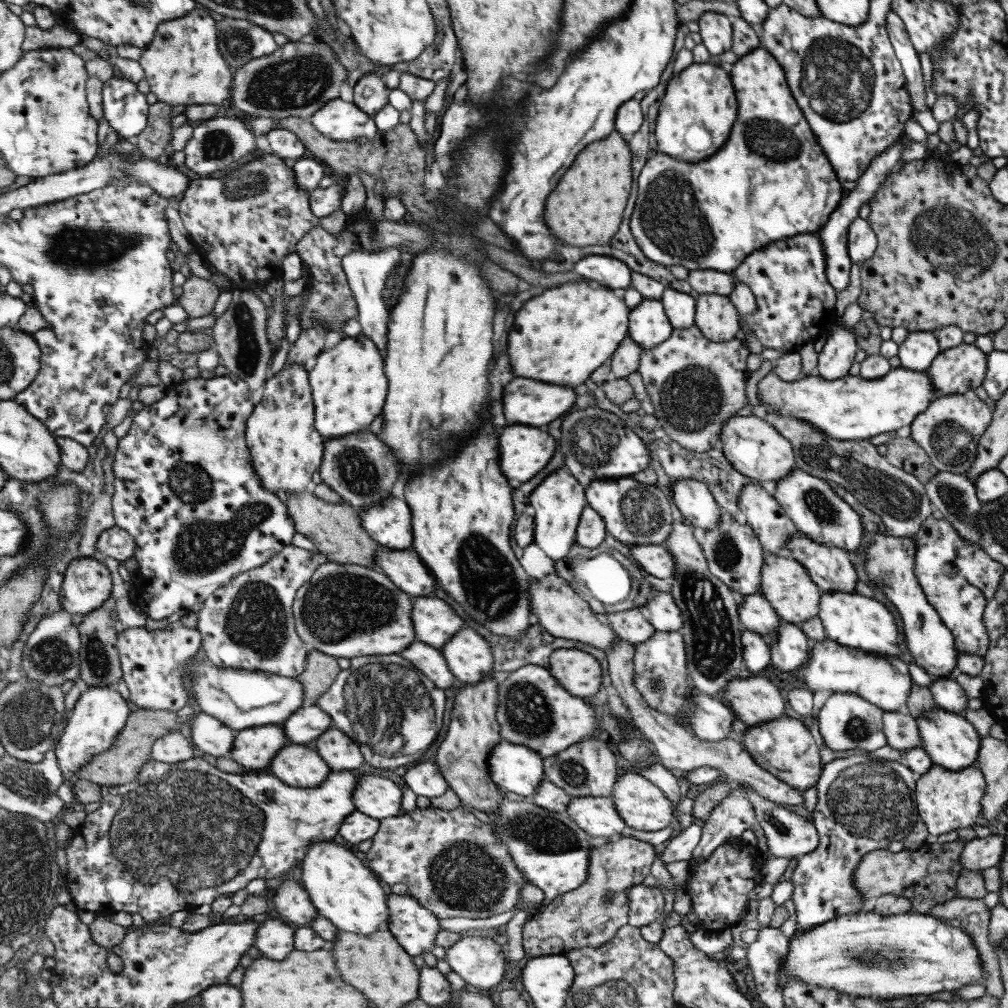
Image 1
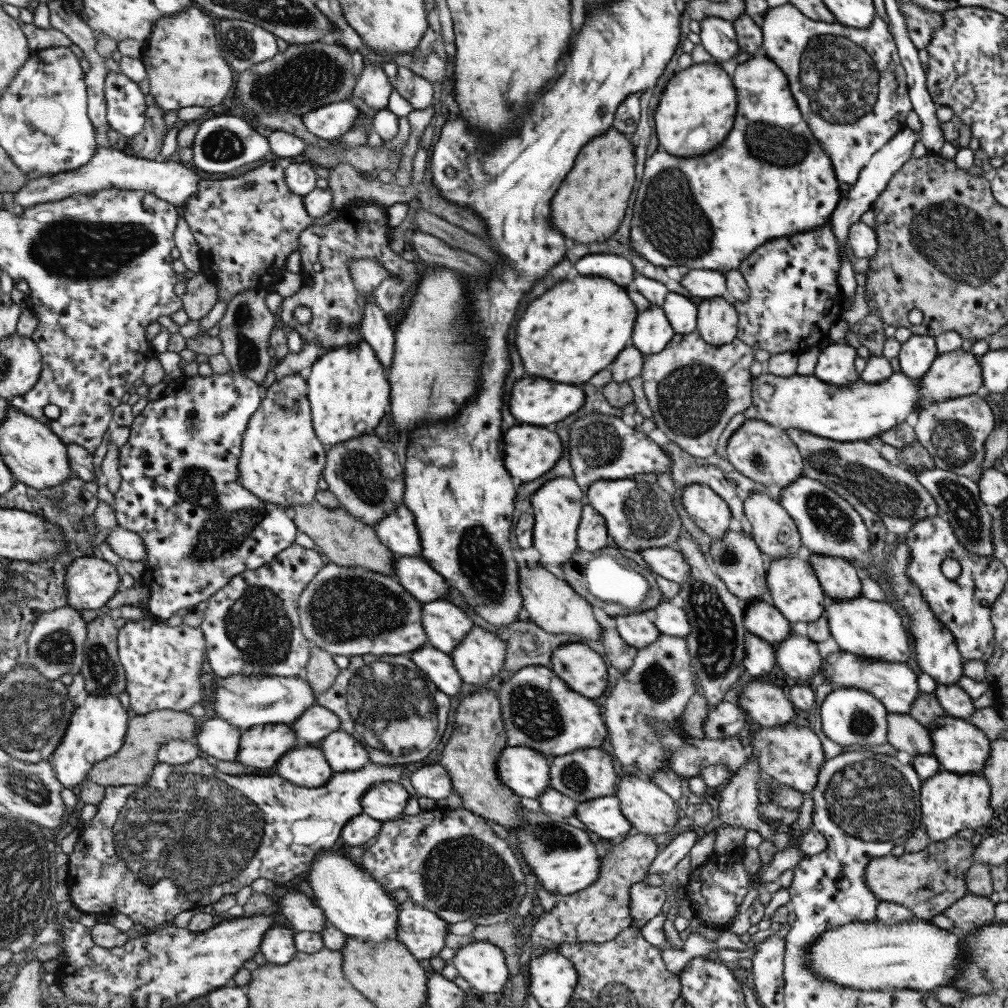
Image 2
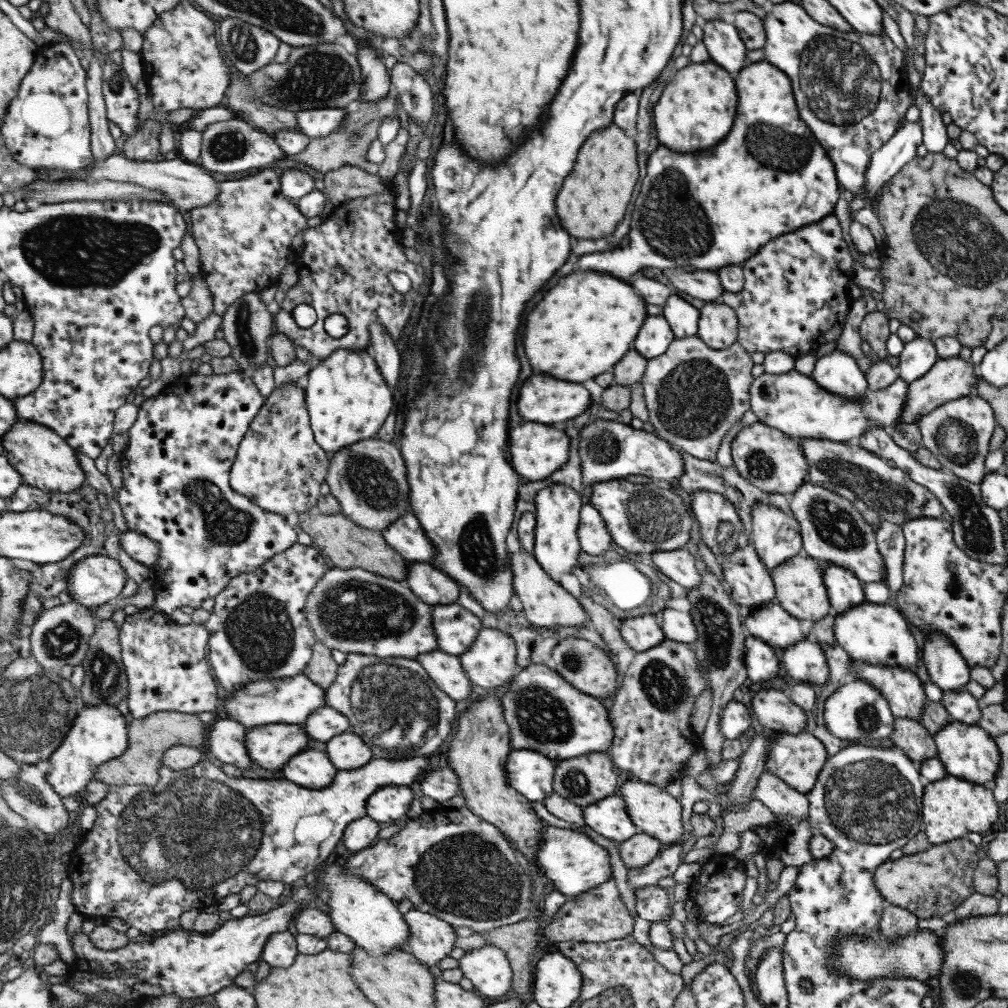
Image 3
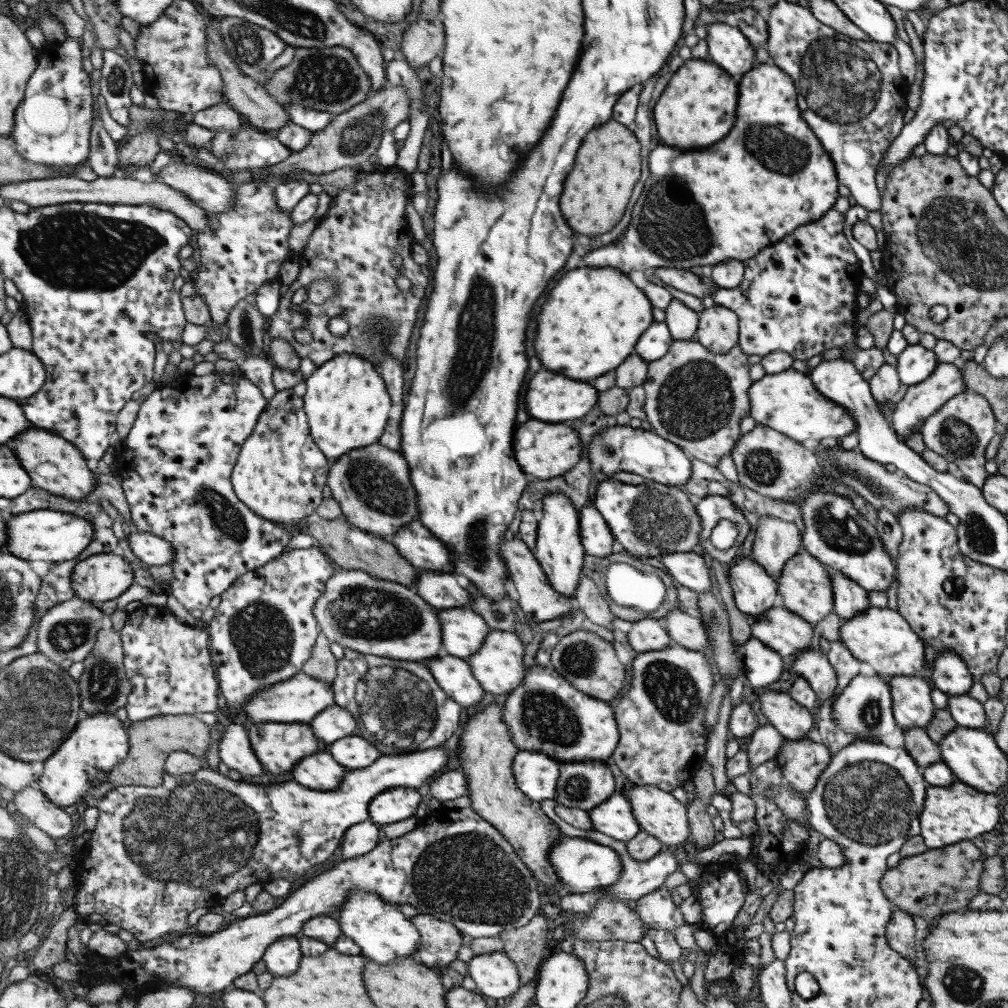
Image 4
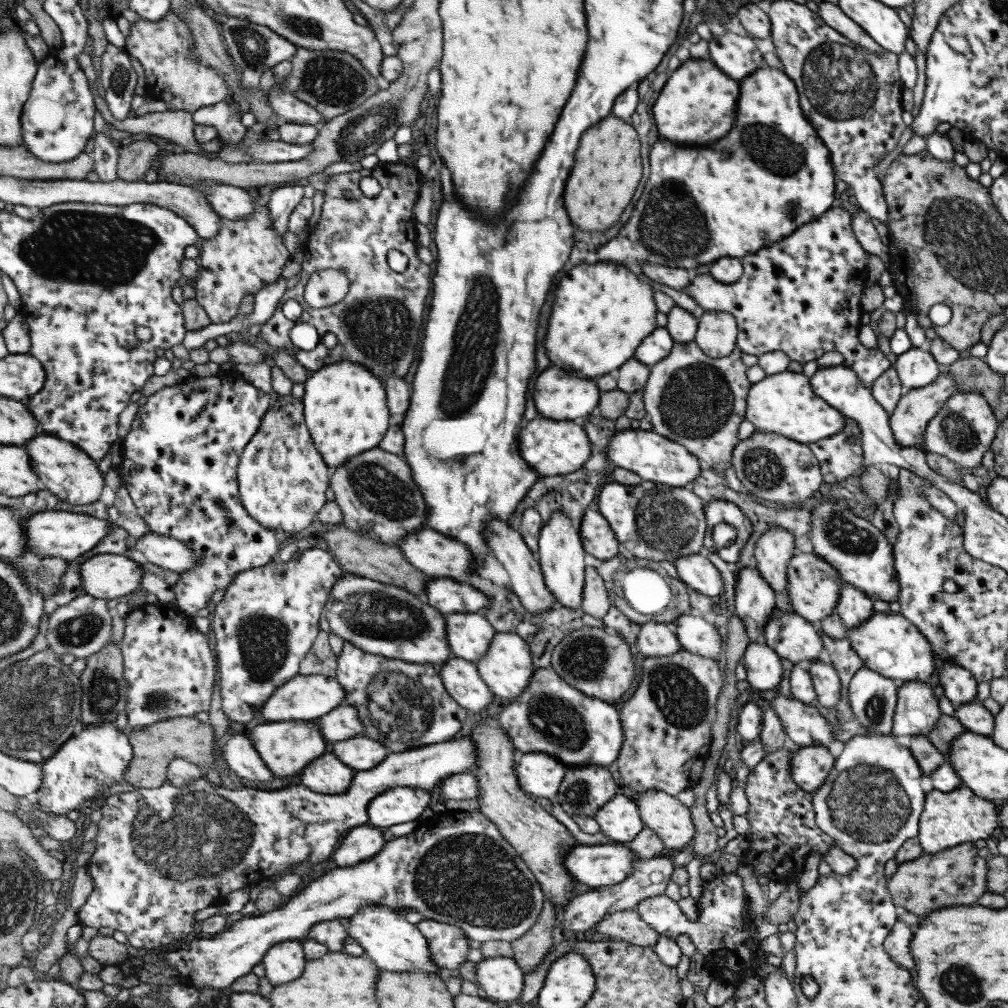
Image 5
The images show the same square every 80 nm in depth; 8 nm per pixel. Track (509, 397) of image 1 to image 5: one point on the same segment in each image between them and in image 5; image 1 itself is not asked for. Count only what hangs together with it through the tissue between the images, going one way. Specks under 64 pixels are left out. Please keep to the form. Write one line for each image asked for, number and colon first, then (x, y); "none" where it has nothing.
2: (531, 400)
3: (542, 399)
4: (549, 397)
5: (554, 391)

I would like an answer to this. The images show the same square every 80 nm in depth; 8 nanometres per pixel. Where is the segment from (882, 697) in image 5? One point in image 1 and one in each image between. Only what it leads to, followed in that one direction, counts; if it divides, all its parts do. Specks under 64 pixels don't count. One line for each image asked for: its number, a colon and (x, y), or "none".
1: (845, 721)
2: (849, 717)
3: (856, 711)
4: (863, 707)

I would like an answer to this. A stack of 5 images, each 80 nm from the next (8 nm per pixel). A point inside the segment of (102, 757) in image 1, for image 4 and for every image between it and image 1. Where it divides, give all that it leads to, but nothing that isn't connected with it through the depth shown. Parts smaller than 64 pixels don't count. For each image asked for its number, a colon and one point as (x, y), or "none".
2: (133, 765)
3: (150, 737)
4: (152, 741)

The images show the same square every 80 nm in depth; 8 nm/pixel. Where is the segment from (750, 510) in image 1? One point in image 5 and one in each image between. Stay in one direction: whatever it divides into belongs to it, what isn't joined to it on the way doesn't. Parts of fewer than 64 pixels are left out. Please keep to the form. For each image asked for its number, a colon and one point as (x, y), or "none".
2: (772, 529)
3: (775, 536)
4: (775, 541)
5: (772, 550)

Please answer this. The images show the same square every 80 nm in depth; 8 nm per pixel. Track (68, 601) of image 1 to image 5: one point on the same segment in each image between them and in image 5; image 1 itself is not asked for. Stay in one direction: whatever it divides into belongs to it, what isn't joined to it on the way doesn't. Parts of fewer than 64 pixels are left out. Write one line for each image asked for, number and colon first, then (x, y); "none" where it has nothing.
2: (91, 582)
3: (96, 580)
4: (102, 577)
5: (105, 576)

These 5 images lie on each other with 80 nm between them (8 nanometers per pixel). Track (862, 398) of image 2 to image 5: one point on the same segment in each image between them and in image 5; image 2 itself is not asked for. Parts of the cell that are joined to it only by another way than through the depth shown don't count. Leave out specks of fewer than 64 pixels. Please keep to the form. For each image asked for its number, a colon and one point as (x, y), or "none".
3: (792, 403)
4: (787, 402)
5: (783, 403)

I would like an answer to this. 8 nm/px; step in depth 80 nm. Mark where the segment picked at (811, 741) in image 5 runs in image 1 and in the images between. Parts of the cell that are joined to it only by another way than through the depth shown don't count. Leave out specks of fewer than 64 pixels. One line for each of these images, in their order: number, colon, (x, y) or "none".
1: (752, 700)
2: (764, 704)
3: (774, 711)
4: (793, 721)

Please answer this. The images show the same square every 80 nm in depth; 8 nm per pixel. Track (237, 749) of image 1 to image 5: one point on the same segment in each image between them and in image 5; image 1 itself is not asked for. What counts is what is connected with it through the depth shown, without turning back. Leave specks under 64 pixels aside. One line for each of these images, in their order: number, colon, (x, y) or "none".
2: (263, 746)
3: (271, 746)
4: (279, 746)
5: (287, 747)

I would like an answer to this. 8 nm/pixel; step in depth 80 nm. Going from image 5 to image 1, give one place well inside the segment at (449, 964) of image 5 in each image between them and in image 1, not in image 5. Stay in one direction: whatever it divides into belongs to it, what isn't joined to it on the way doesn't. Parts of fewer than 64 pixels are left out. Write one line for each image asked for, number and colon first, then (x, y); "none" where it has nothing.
1: (413, 926)
2: (421, 931)
3: (429, 940)
4: (439, 941)

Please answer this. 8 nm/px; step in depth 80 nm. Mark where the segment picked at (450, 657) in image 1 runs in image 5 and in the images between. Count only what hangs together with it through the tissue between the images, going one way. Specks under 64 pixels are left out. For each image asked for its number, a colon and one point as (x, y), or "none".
2: (478, 656)
3: (490, 661)
4: (496, 665)
5: (505, 668)

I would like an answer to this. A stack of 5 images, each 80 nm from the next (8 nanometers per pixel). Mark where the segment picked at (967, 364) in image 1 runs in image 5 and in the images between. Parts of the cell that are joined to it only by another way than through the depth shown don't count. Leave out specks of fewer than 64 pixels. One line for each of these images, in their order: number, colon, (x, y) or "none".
2: (955, 374)
3: (949, 378)
4: (919, 401)
5: (915, 408)

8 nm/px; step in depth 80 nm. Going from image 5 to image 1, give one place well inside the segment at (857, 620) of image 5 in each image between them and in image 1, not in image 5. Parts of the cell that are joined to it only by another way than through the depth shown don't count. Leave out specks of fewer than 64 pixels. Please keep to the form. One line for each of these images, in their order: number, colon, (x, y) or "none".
1: (829, 568)
2: (836, 576)
3: (844, 590)
4: (849, 598)

